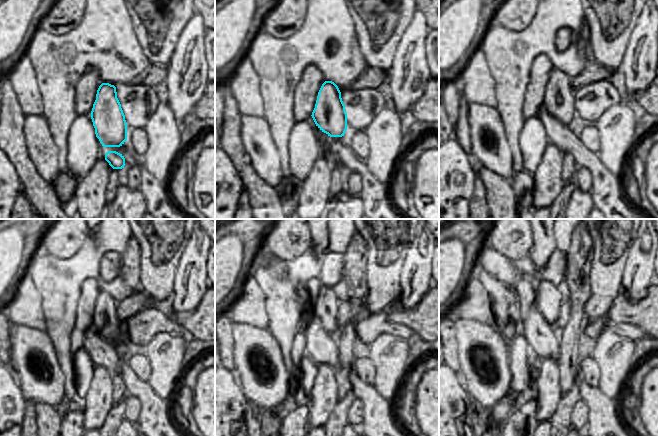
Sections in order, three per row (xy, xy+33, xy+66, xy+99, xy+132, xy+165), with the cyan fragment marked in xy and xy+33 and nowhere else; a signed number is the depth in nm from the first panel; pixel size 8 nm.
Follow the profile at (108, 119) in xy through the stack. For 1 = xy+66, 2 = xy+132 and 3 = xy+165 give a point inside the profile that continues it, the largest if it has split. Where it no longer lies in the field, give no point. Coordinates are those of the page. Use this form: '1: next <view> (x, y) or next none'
1: next xy+66 (553, 103)
2: next xy+132 (327, 304)
3: next xy+165 (549, 300)

